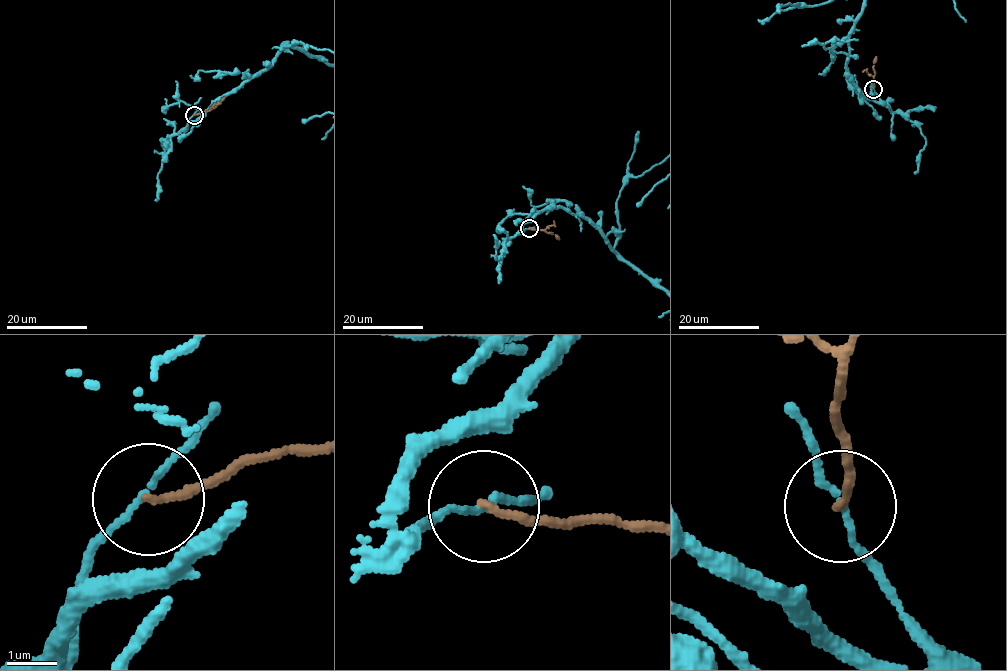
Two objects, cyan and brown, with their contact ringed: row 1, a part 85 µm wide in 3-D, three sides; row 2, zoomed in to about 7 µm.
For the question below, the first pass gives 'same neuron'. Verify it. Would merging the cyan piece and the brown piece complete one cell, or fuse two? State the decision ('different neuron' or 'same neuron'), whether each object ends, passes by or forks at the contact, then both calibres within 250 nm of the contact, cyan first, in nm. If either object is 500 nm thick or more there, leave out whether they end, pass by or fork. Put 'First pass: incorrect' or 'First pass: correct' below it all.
different neuron | cyan passes by | brown ends | 110/150 nm
First pass: incorrect

